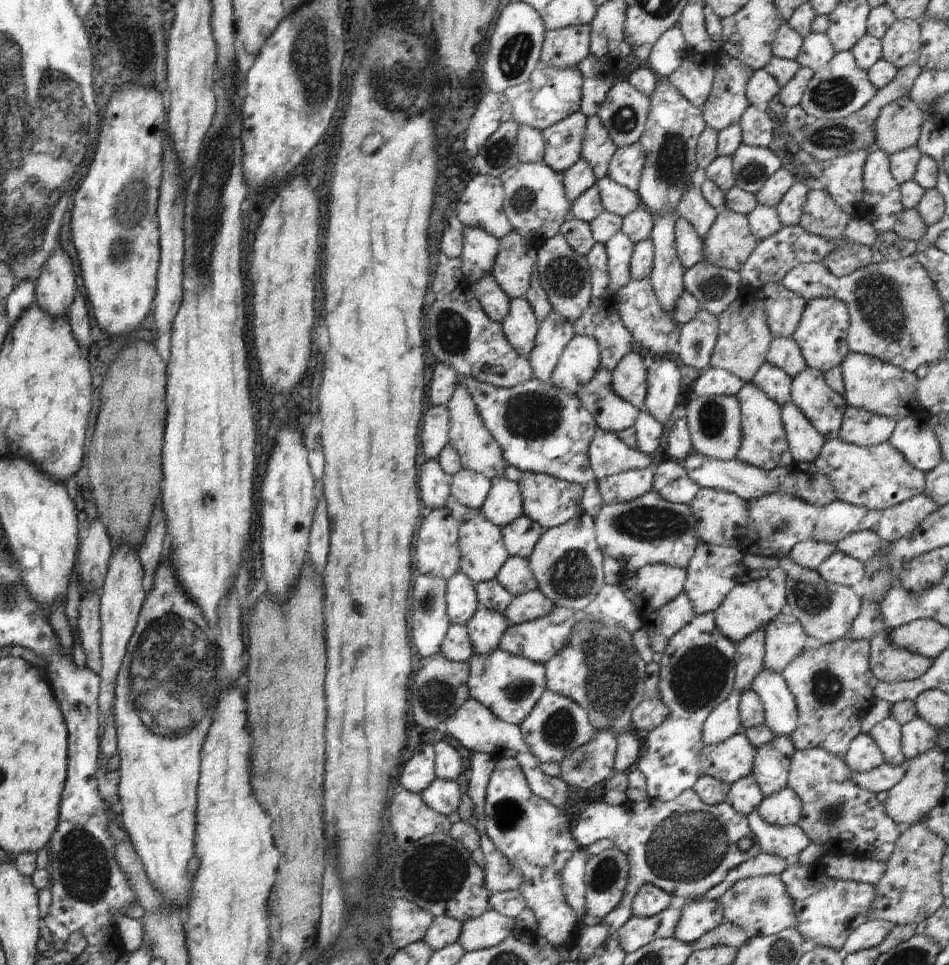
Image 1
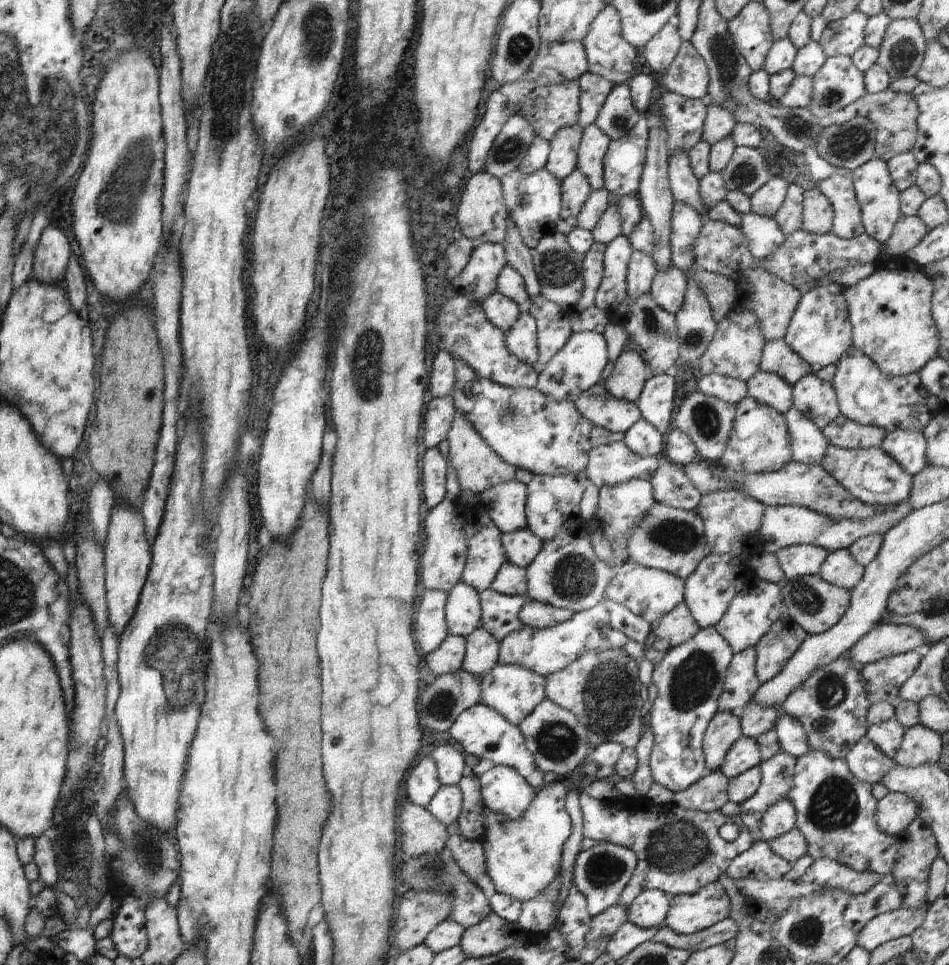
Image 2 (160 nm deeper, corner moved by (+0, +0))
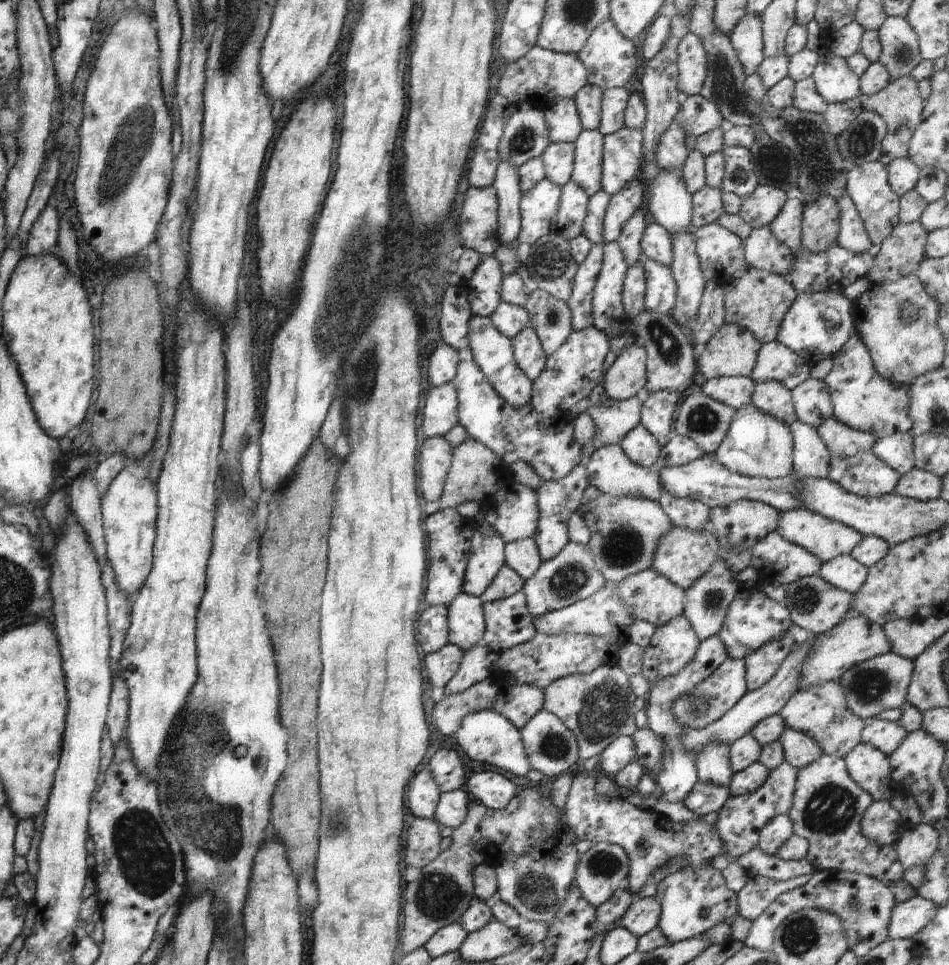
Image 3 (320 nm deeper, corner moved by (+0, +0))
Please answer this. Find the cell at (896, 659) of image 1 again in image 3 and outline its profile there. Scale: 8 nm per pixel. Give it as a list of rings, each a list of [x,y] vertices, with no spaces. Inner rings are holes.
[[[892,651],[860,661],[851,666],[838,682],[842,687],[847,707],[865,721],[878,718],[882,711],[901,708],[907,703],[907,688],[913,675],[914,661]]]

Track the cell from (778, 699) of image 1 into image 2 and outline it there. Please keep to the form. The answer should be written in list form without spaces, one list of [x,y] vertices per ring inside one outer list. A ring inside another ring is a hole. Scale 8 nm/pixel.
[[[781,706],[774,708],[779,710],[779,718],[773,729],[776,731],[781,750],[794,758],[801,757],[810,751],[806,733],[800,722],[793,716],[787,715]]]

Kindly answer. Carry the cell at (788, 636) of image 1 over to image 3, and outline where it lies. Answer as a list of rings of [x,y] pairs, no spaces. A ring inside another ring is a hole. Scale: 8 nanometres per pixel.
[[[781,632],[774,640],[767,642],[745,658],[747,693],[759,689],[776,674],[794,644],[796,642],[792,636],[787,632]]]

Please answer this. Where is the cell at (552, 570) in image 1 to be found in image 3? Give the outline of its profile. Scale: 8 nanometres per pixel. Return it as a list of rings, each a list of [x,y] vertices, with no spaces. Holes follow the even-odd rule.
[[[568,541],[558,556],[542,563],[534,576],[525,580],[522,591],[526,597],[529,613],[533,617],[539,617],[584,600],[607,585],[607,580],[601,572],[598,572],[593,552],[588,545]]]

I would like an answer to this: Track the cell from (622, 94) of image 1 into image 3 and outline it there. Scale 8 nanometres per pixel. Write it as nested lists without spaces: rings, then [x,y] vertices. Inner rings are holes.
[[[629,87],[603,90],[601,123],[597,128],[603,135],[611,135],[623,127],[625,110],[631,91]]]

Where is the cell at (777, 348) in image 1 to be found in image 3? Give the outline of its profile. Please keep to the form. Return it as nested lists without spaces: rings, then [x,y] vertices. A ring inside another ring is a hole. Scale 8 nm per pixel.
[[[776,340],[761,345],[749,377],[756,383],[778,381],[792,390],[810,378],[811,366],[798,353]]]

